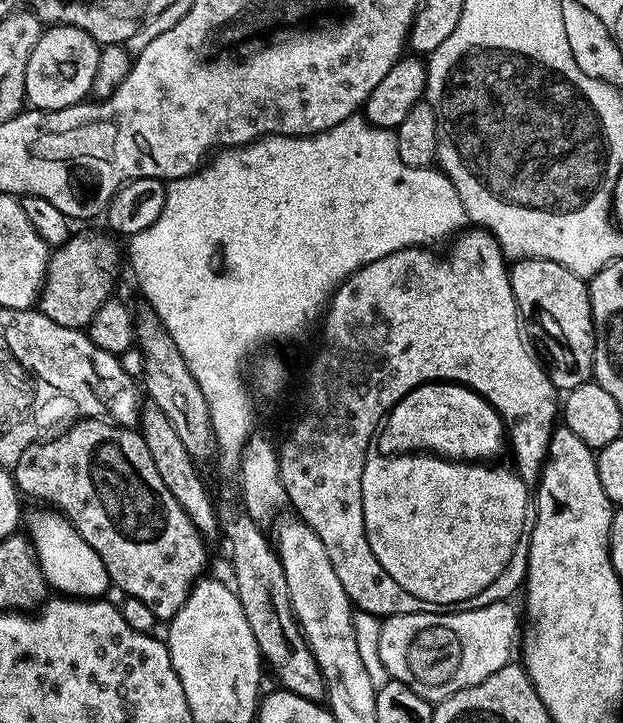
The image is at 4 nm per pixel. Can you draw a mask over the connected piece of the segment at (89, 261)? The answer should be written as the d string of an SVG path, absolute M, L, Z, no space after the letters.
M80 232L69 235L68 241L59 245L49 255L48 269L44 275L44 286L40 289L40 299L38 301L39 311L44 312L45 316L58 323L60 326L87 329L95 312L103 303L110 298L108 292L112 288L112 279L116 276L116 267L122 260L122 252L116 249L116 244L111 240L111 235L103 236L100 232Z

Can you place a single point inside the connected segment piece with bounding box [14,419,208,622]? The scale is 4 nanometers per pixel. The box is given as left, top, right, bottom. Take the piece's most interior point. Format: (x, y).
(102, 478)

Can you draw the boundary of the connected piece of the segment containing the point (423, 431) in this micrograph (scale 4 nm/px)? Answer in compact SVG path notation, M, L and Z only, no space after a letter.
M433 382L431 384L420 384L414 390L410 390L402 397L402 399L397 400L396 404L393 405L387 415L385 415L382 421L382 427L384 427L384 429L382 429L381 432L379 429L378 432L378 448L380 444L379 451L384 454L403 454L405 452L431 454L431 452L440 448L440 452L452 452L452 456L480 456L480 452L494 452L497 456L500 456L502 449L506 444L506 429L499 414L494 411L491 404L489 404L483 396L473 392L472 389L466 388L464 385L455 382Z

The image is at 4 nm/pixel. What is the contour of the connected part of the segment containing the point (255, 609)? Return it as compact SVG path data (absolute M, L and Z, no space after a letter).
M245 514L223 521L222 536L225 541L228 539L226 556L230 561L231 571L236 571L236 597L246 614L246 622L250 622L250 630L254 630L263 663L267 667L269 664L273 674L280 679L279 687L307 700L323 701L325 695L322 670L306 638L300 633L286 590L284 567L276 554L273 541L264 537L264 531L261 525Z

